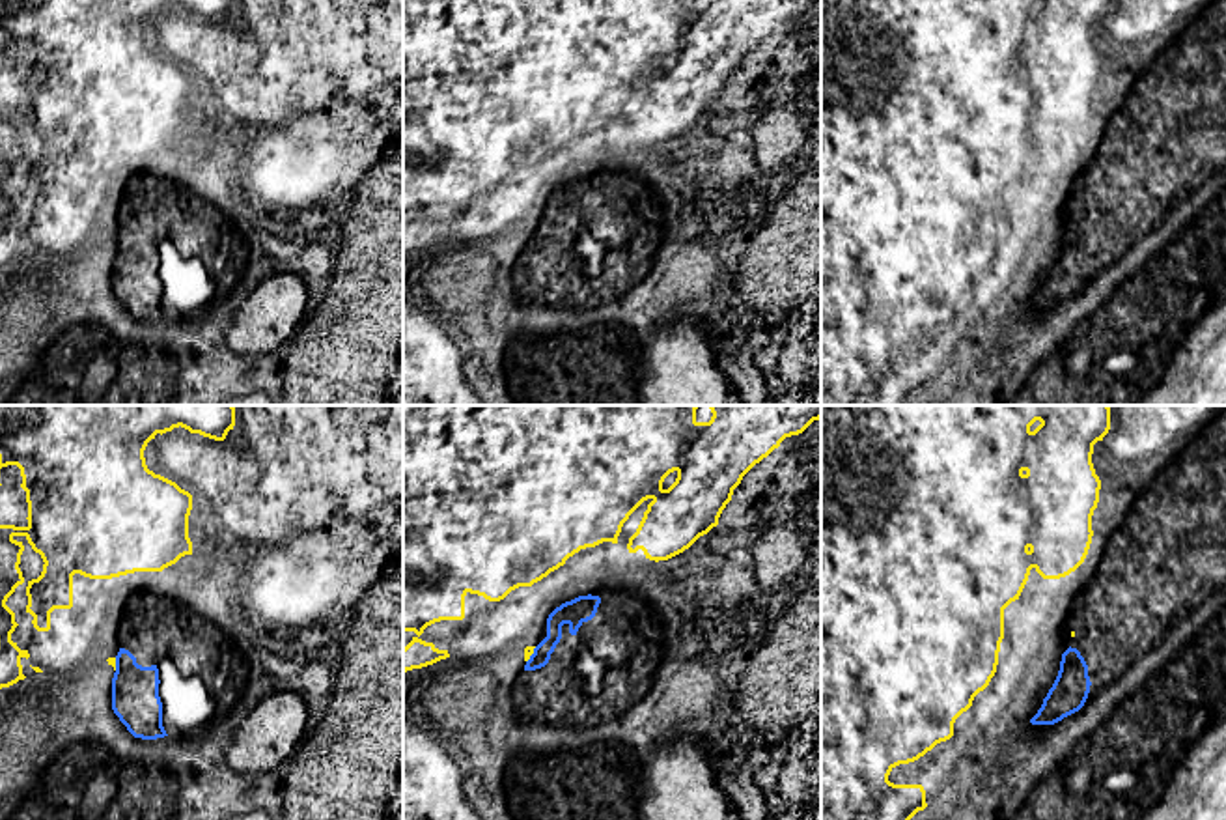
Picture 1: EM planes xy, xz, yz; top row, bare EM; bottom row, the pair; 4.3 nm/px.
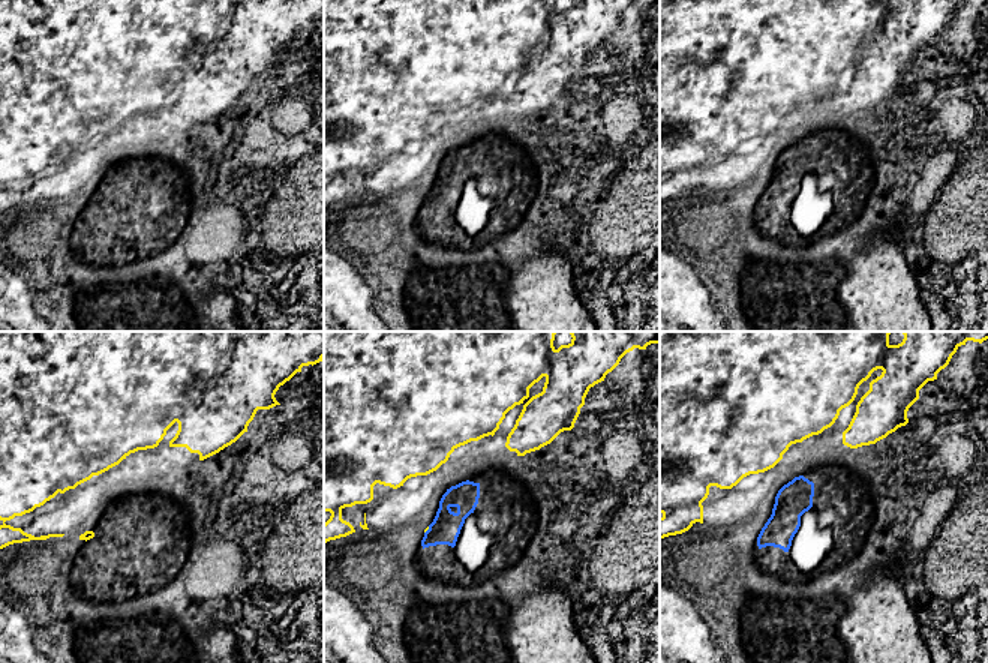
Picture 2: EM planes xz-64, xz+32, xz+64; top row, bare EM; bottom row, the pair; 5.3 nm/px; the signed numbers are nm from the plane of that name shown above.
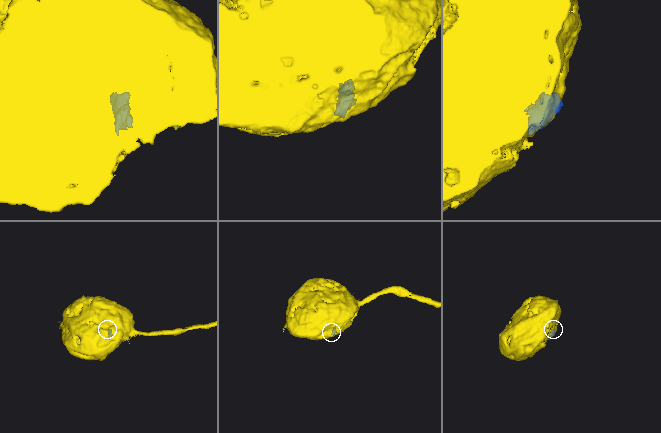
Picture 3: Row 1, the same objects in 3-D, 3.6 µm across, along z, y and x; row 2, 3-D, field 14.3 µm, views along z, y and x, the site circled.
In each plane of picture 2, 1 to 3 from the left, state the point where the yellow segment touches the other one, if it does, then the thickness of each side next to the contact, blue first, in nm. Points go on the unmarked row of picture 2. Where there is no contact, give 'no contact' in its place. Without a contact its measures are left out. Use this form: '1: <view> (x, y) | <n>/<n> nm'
1: no contact
2: xz+32 (428, 194) | 160/20 nm
3: no contact

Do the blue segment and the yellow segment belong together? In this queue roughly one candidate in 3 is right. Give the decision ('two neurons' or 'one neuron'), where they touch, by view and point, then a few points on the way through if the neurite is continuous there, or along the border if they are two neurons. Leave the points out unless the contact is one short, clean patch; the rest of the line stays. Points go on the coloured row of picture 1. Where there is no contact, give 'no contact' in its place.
two neurons; meets blue in xz at (532, 654); border along xz (536, 647), (527, 662)

